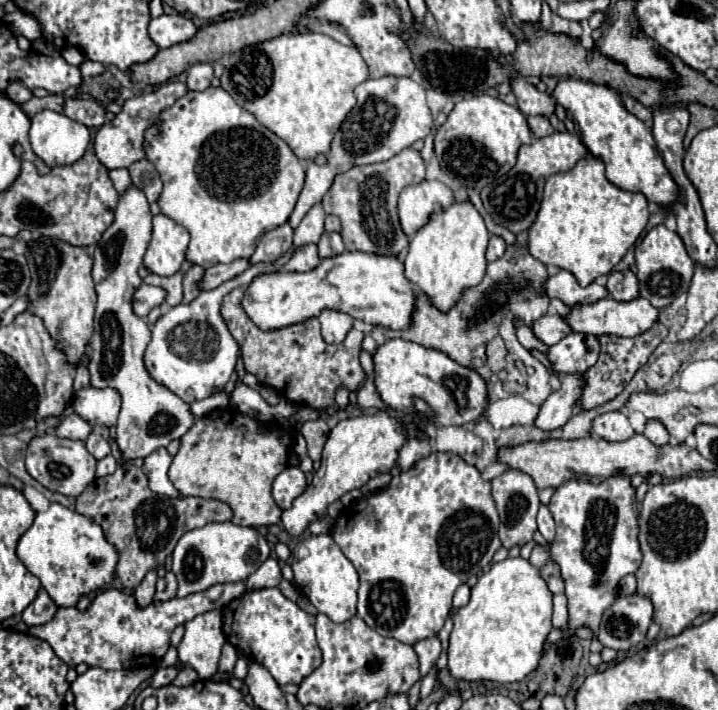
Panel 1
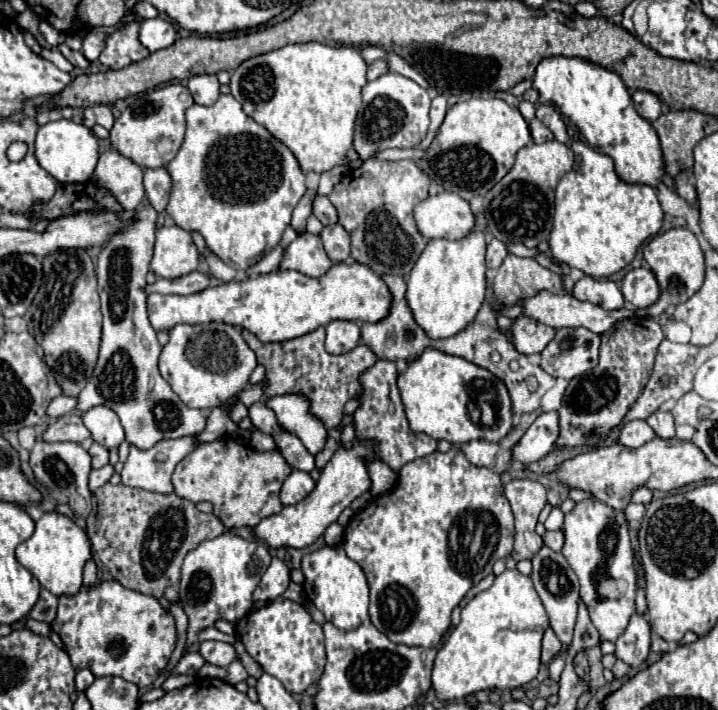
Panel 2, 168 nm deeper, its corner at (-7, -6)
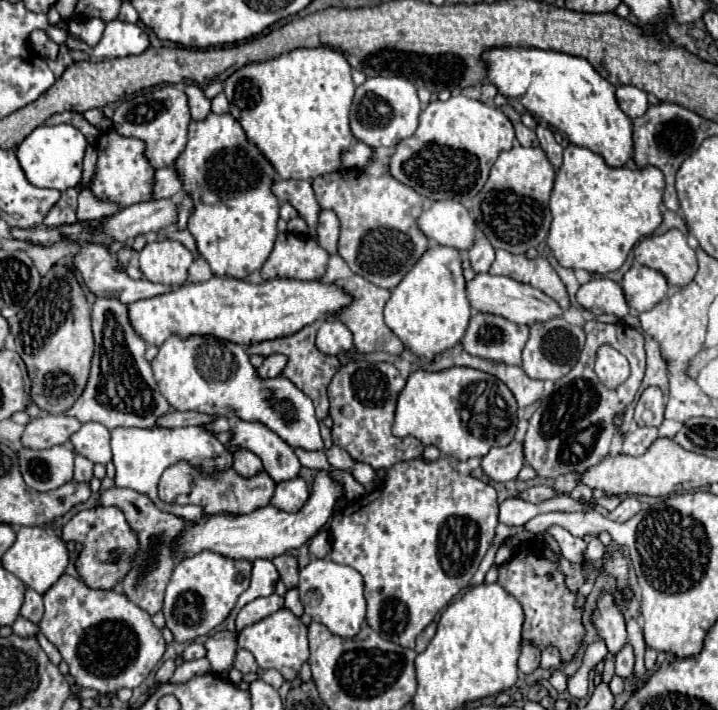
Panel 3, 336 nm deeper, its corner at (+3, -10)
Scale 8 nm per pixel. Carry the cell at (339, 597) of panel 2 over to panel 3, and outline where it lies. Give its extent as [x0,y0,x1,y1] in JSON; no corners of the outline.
[298,560,366,638]

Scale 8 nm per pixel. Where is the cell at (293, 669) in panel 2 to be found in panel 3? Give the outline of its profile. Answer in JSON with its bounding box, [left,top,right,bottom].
[238,608,308,680]

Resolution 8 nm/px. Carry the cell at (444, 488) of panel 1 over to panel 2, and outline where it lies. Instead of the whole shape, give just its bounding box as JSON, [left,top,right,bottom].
[344,450,514,648]

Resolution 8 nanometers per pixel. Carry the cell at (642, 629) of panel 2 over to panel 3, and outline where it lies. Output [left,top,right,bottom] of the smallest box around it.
[616,644,634,680]

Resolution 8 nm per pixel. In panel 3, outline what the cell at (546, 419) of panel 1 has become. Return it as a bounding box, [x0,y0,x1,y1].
[482,442,524,482]

